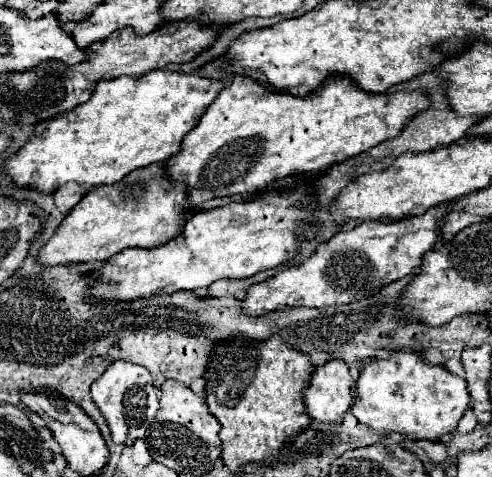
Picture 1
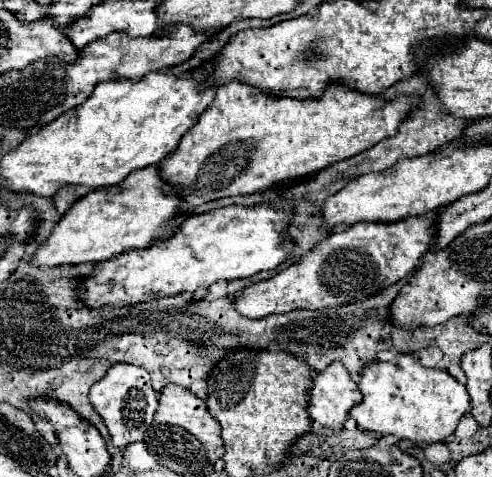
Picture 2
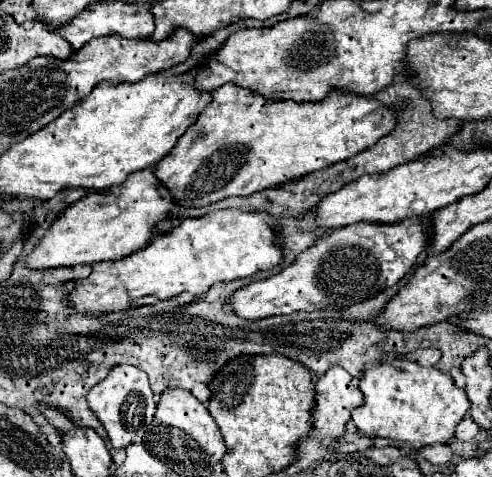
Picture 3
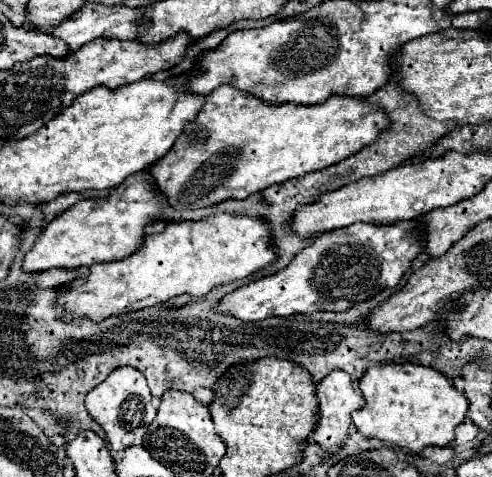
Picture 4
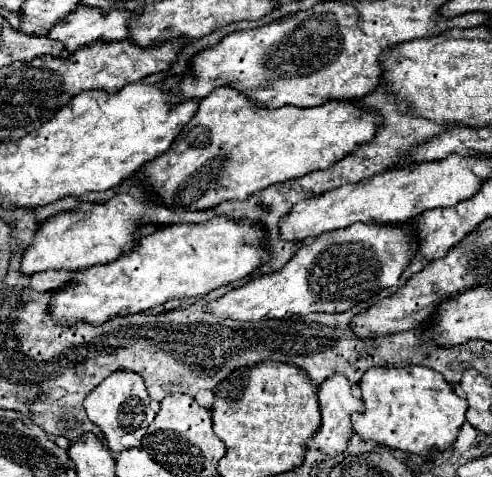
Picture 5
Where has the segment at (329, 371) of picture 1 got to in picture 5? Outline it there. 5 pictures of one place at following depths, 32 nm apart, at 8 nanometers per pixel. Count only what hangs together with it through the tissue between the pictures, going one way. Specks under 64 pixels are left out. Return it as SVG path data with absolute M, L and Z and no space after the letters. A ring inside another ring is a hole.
M336 374L332 380L326 380L318 388L322 426L312 440L308 440L308 448L316 448L328 456L338 456L346 450L346 444L352 436L350 418L354 412L364 412L364 402L352 396L348 380Z

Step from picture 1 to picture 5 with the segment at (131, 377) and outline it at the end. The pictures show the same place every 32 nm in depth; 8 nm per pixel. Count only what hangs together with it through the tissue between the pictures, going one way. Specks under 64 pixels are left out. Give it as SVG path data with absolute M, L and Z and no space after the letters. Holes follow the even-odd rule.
M132 372L110 374L94 392L90 392L90 396L84 401L84 407L88 418L104 433L112 452L140 448L146 428L156 416L156 412L150 408L150 396L146 392L144 380Z

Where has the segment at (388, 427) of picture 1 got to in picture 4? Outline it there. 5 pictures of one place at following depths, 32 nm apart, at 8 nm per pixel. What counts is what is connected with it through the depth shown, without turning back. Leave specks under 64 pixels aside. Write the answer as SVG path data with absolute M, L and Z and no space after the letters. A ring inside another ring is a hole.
M380 364L368 368L368 372L360 378L360 390L366 400L366 406L362 410L356 410L352 414L352 424L364 438L378 438L384 444L398 446L398 448L408 448L410 452L420 452L428 446L450 446L454 440L454 430L458 424L464 422L466 410L468 410L468 400L464 394L460 394L452 380L446 376L440 376L434 368L420 366L420 364Z

